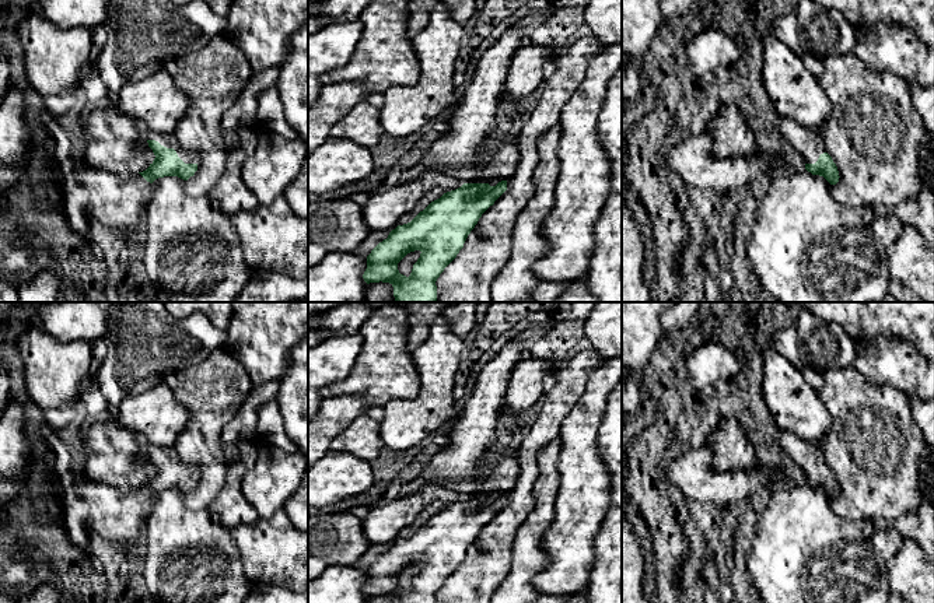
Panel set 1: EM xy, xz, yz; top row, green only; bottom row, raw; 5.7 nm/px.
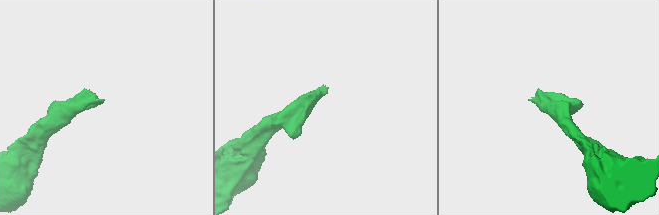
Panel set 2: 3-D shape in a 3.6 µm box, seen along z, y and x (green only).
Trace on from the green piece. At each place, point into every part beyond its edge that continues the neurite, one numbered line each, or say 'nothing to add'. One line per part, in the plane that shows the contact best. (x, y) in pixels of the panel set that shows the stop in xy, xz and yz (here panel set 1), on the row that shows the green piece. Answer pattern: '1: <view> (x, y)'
1: xy (167, 140)

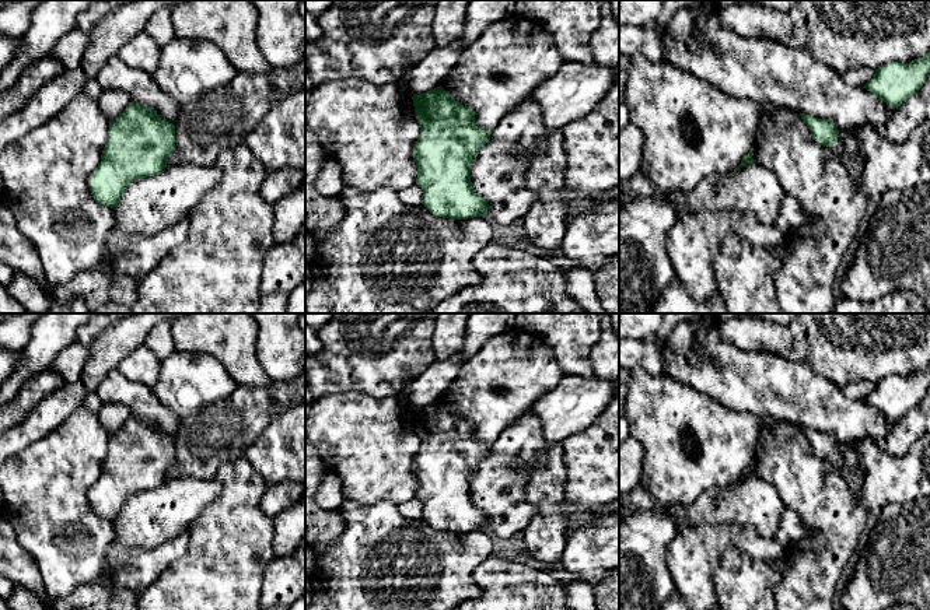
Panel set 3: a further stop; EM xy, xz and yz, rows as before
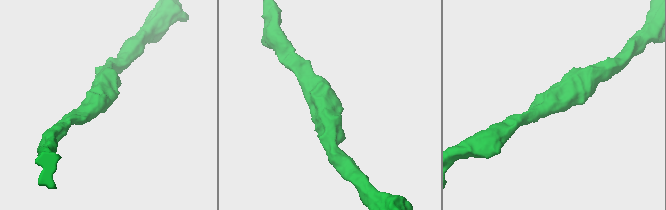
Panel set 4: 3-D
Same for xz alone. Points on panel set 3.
nothing to add

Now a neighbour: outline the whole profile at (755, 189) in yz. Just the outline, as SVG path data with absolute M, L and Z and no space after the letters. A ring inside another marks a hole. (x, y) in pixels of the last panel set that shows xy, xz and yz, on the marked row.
M759 162L735 172L713 175L695 189L668 196L679 215L702 210L752 213L761 224L775 227L786 192L777 176Z

